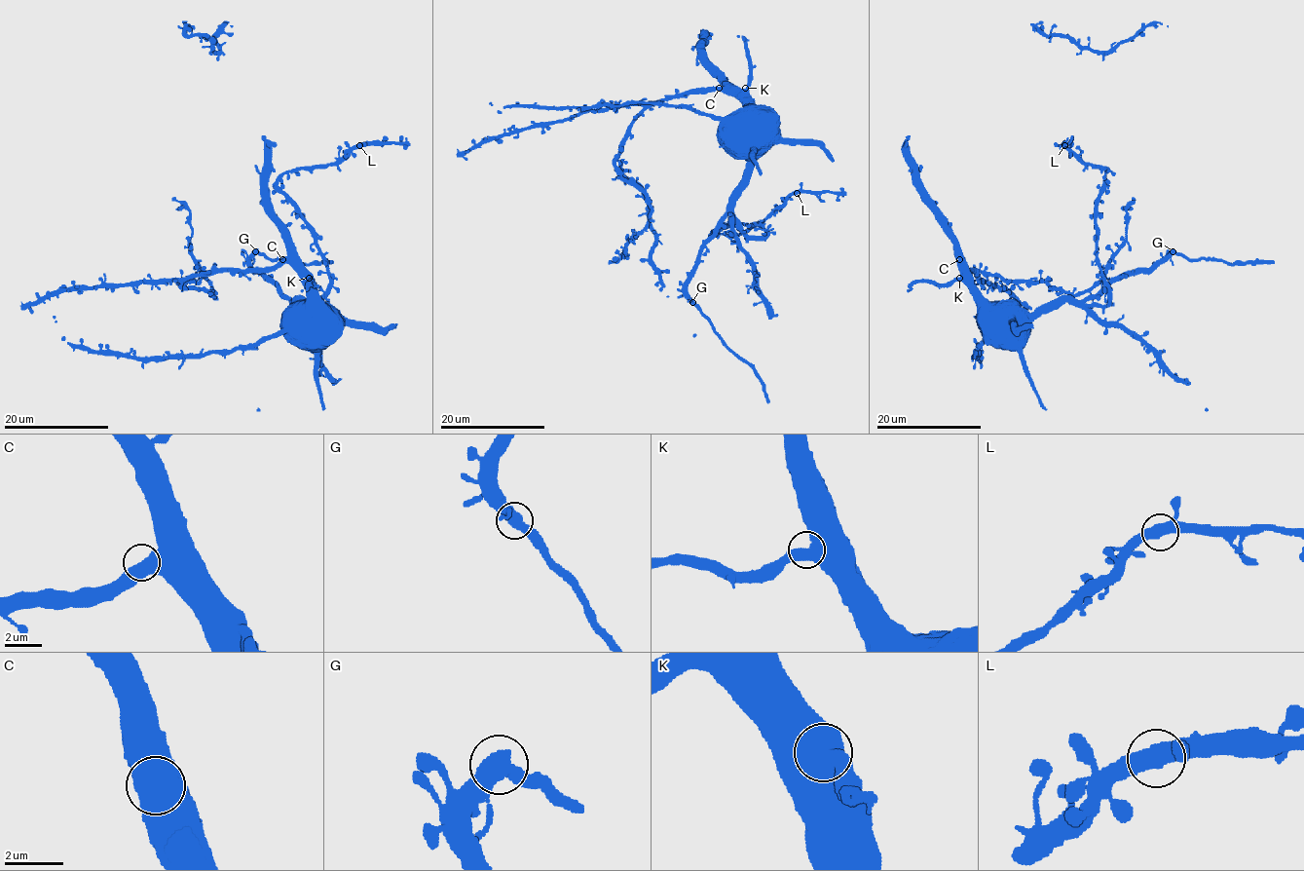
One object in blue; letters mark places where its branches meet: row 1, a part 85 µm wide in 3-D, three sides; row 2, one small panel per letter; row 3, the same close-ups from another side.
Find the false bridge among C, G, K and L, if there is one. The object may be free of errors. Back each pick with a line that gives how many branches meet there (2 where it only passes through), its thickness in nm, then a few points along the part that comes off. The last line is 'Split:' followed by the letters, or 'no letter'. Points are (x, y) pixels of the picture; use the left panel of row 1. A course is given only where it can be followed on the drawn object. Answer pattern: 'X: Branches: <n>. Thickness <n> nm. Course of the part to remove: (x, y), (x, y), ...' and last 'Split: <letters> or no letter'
G: Branches: 2. Thickness 550 nm. Course of the part to remove: (255, 251), (270, 259), (316, 263), (332, 260)
Split: G

